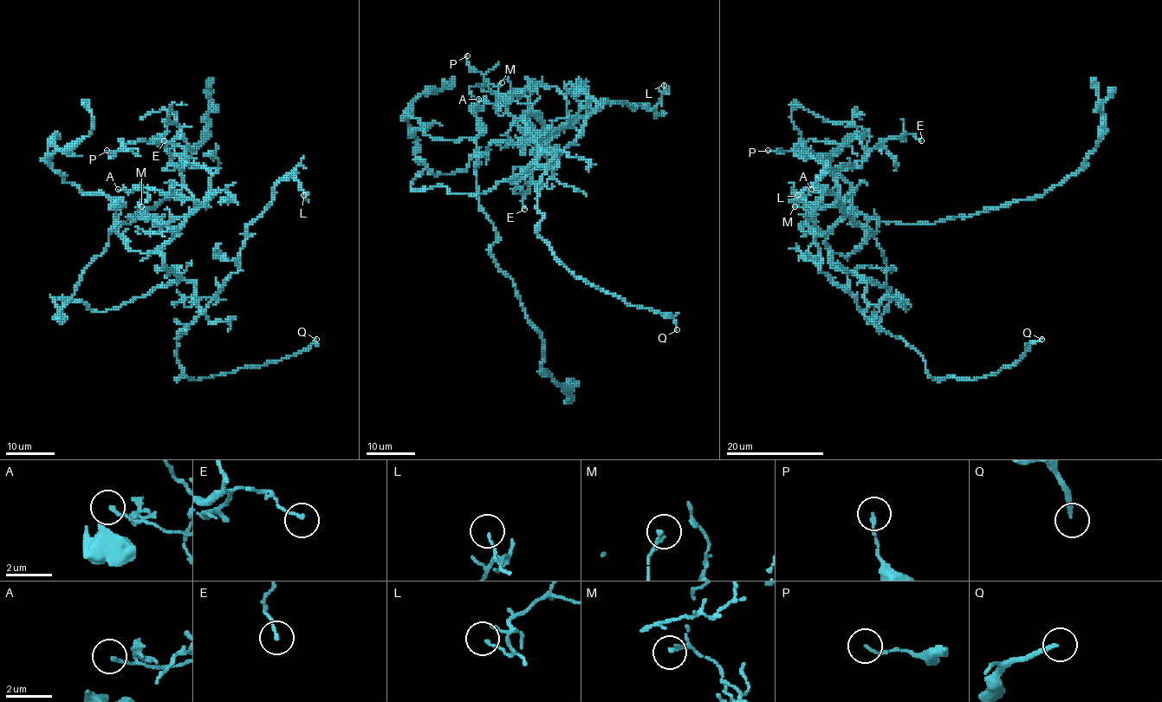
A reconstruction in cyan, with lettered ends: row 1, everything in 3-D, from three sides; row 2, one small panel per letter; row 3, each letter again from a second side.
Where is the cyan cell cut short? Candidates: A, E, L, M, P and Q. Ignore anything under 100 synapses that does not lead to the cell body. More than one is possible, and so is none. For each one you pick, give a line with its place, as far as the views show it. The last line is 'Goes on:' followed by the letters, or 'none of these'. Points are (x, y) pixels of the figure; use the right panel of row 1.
Q: place (1041, 339)
Goes on: Q

